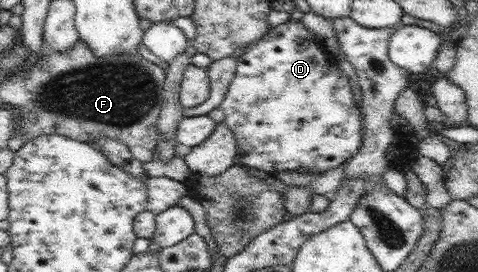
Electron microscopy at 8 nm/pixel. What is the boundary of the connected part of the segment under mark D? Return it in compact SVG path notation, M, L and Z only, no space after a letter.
M301 20L286 21L268 31L262 38L255 40L253 43L242 48L239 52L237 60L237 69L228 87L224 100L220 103L219 108L226 115L225 124L234 134L238 146L238 162L240 166L250 166L254 169L277 175L284 170L294 170L297 172L306 172L313 175L318 175L327 170L332 170L346 163L354 154L358 153L360 144L362 144L362 118L359 106L354 101L354 94L348 81L348 76L333 58L320 46L320 43L315 39L315 34L311 33Z

